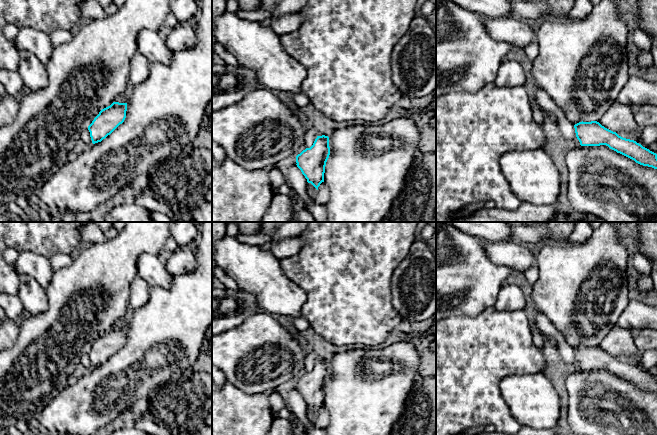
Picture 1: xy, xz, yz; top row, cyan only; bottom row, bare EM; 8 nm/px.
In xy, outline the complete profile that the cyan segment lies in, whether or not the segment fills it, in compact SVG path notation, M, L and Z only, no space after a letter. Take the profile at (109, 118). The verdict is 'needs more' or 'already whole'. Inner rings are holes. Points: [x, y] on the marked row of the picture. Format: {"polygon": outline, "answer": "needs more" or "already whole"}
{"polygon": "M113 102L102 109L88 126L92 143L101 142L110 135L126 118L127 103Z", "answer": "already whole"}

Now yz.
{"polygon": "M597 121L579 122L574 125L576 137L581 146L606 145L636 163L657 169L657 154L634 140L619 136Z", "answer": "already whole"}

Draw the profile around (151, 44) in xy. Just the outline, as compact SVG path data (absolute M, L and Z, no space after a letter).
M143 29L137 37L138 52L150 63L159 62L169 65L172 62L172 51L166 46L164 38L158 31Z

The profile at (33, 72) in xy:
M19 51L19 55L18 73L25 90L37 91L44 88L48 84L47 65L43 64L33 53Z

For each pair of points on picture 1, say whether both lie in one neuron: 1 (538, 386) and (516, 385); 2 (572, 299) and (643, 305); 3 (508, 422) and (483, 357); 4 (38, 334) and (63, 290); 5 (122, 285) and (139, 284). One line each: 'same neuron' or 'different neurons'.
1: same neuron
2: different neurons
3: same neuron
4: same neuron
5: different neurons

